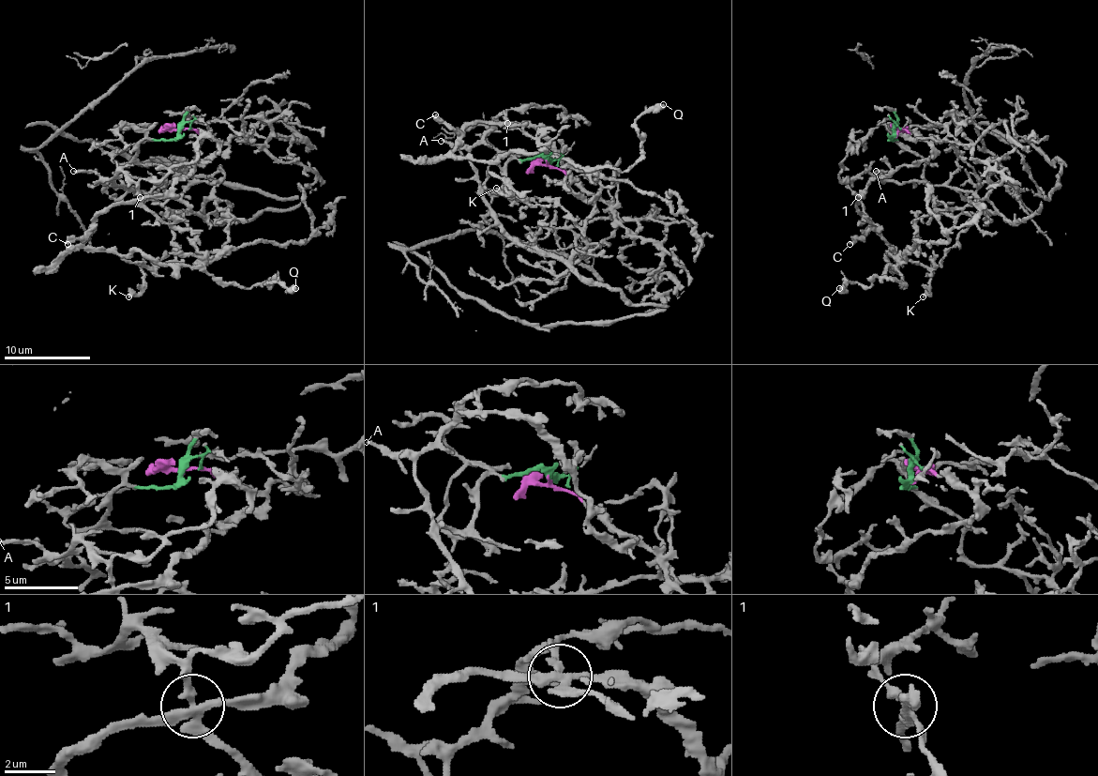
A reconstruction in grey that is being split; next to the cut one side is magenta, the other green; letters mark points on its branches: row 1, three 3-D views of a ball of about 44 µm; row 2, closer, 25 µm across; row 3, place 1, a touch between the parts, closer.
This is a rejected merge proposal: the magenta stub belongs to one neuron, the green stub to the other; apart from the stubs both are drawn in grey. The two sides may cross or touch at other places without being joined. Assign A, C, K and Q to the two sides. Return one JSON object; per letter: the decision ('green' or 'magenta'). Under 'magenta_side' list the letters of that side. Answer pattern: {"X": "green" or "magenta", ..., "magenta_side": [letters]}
{"A": "green", "C": "magenta", "K": "green", "Q": "magenta", "magenta_side": ["C", "Q"]}

